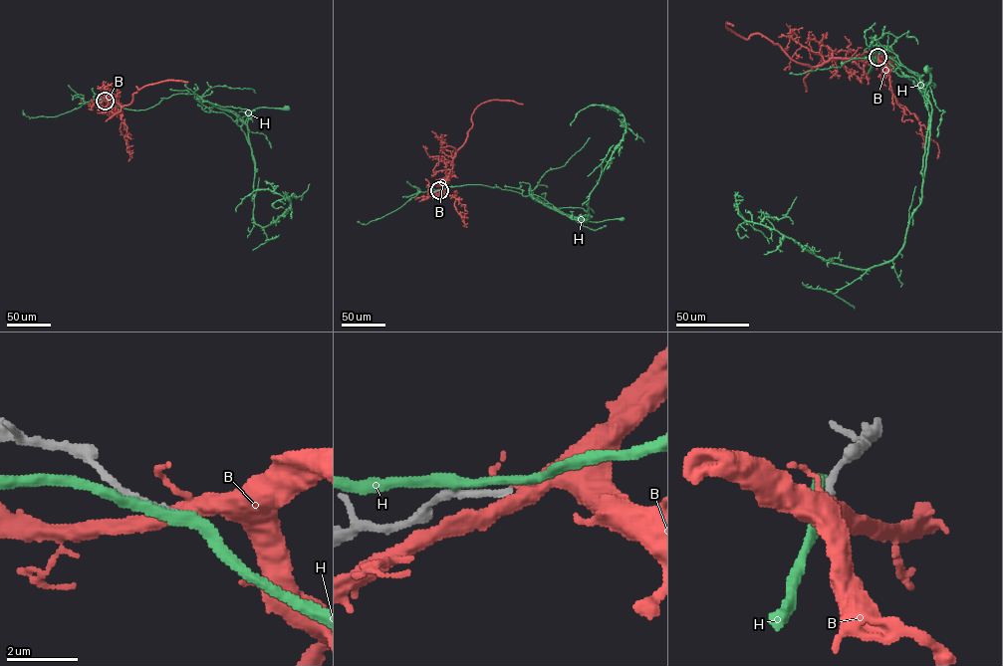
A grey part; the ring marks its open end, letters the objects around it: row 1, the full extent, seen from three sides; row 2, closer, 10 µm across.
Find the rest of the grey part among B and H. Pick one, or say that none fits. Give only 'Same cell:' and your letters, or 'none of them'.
Same cell: none of them

